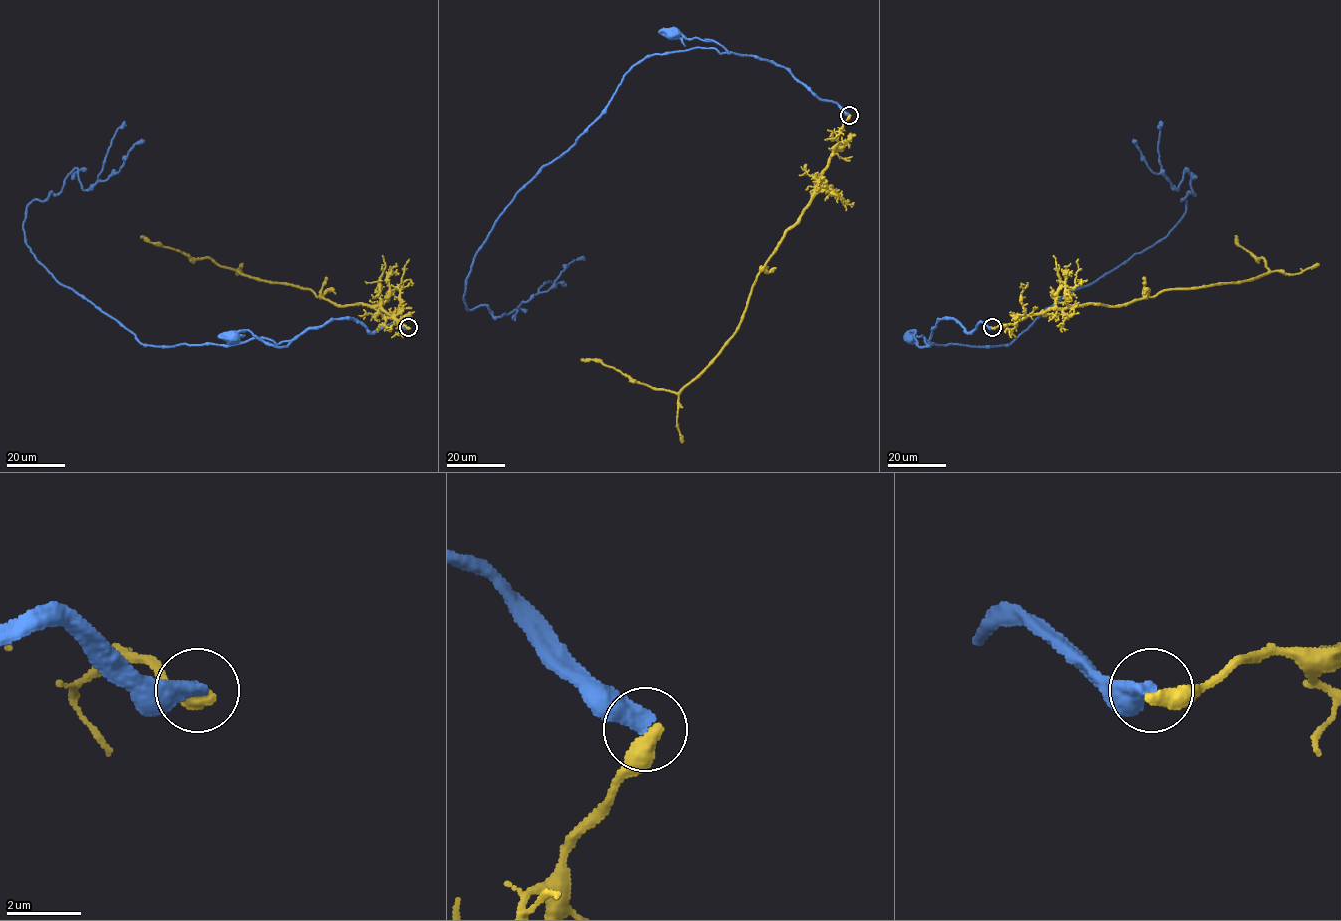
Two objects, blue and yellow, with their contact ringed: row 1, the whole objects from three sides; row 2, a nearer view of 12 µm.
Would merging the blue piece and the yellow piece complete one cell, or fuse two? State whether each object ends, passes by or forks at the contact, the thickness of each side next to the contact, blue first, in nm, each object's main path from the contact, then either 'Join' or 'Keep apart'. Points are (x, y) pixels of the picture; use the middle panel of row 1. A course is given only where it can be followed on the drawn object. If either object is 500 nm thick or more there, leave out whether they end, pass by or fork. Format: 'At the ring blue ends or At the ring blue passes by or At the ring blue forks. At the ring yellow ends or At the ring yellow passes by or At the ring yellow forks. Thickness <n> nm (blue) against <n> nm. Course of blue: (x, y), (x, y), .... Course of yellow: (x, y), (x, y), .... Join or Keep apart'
Thickness 480 nm (blue) against 500 nm. Course of blue: (849, 115), (837, 103), (822, 100), (783, 67), (753, 56), (729, 53), (713, 41), (672, 35). Course of yellow: (849, 115), (817, 193), (759, 273), (735, 335), (699, 373), (673, 392), (633, 381), (600, 362), (580, 359). Keep apart

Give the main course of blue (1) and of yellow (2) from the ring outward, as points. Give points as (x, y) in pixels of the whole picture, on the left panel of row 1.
1: (409, 327), (396, 322), (370, 332), (355, 318), (334, 318), (285, 346), (248, 330), (232, 339)
2: (409, 328), (382, 308), (362, 304), (340, 306), (310, 290), (242, 275), (210, 258), (192, 258), (140, 236)

